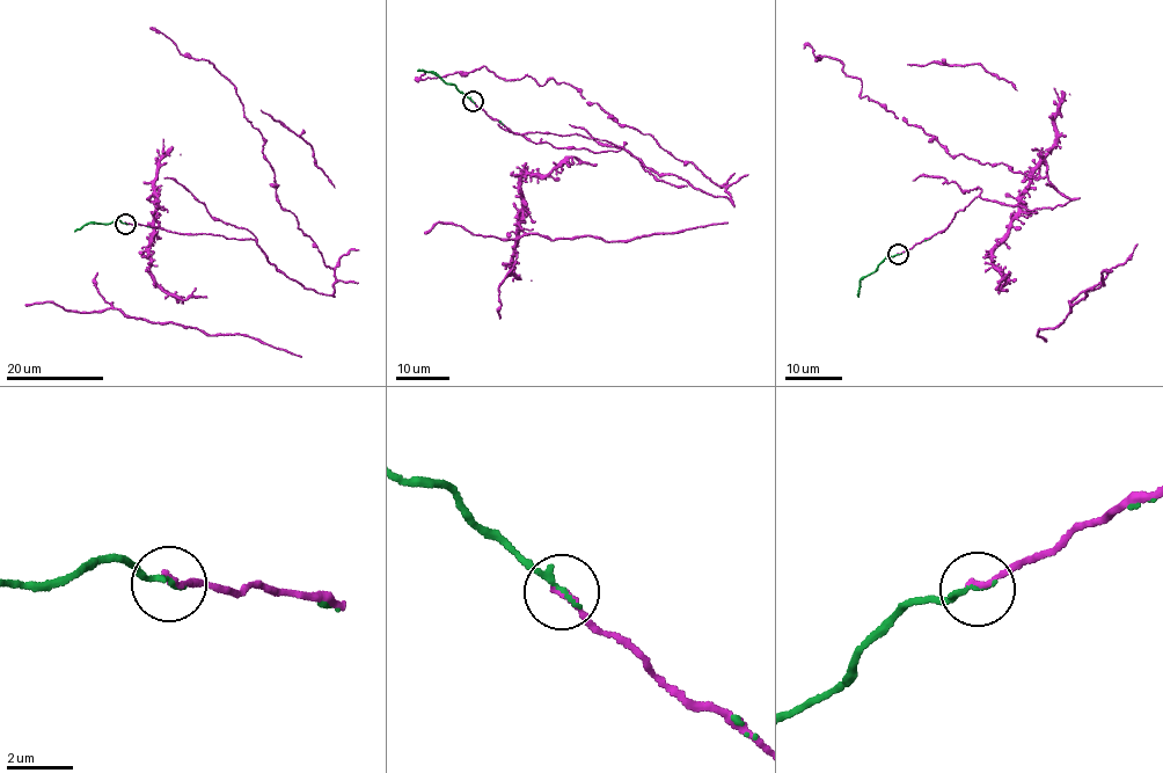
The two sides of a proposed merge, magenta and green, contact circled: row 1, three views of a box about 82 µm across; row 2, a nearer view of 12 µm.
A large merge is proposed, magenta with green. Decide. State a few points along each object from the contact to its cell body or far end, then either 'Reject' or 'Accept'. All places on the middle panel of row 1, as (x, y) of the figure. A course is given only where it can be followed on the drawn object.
Course of magenta: (472, 101), (512, 132), (608, 140), (658, 173), (730, 196), (568, 84), (509, 80), (484, 66), (414, 80). Course of green: (472, 101), (454, 85), (445, 84), (433, 73), (417, 71). Accept

